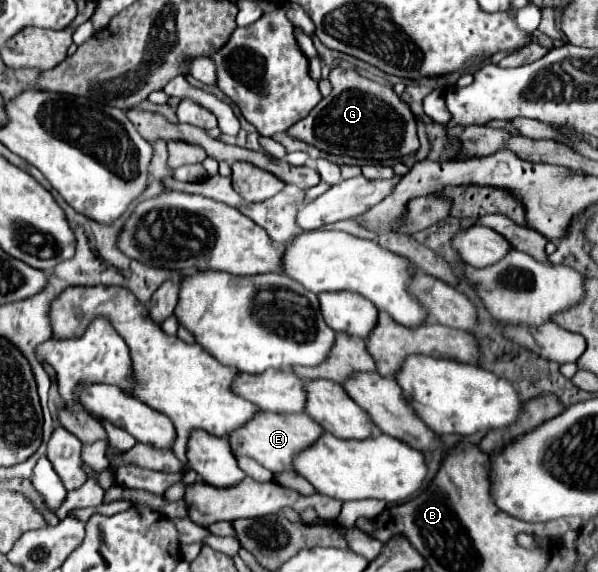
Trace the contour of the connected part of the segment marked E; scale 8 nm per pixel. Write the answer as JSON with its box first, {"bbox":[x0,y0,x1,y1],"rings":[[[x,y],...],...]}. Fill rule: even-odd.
{"bbox":[229,413,325,473],"rings":[[[259,413],[259,417],[255,417],[255,421],[251,421],[251,425],[243,425],[243,429],[237,429],[235,433],[231,433],[229,443],[235,455],[247,455],[253,457],[255,461],[259,461],[265,469],[269,469],[271,473],[283,473],[283,471],[295,471],[293,467],[293,459],[297,453],[309,449],[321,435],[325,433],[325,429],[315,423],[307,413],[297,413],[297,415],[275,415],[275,413]]]}

